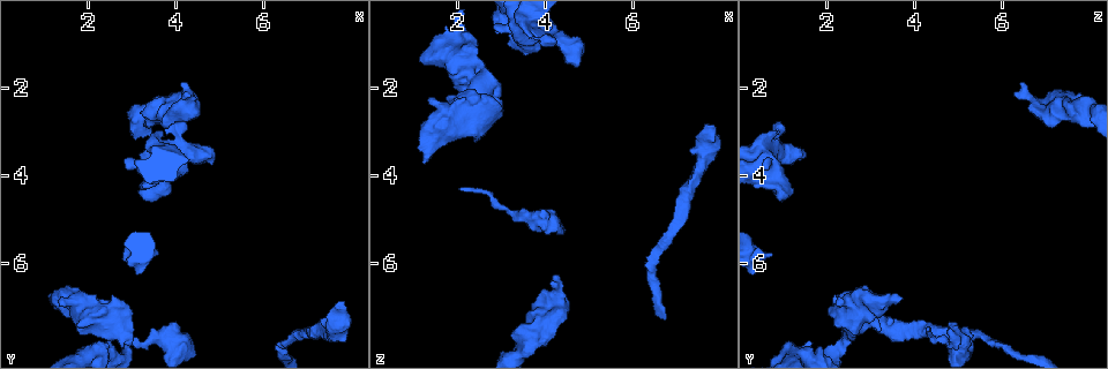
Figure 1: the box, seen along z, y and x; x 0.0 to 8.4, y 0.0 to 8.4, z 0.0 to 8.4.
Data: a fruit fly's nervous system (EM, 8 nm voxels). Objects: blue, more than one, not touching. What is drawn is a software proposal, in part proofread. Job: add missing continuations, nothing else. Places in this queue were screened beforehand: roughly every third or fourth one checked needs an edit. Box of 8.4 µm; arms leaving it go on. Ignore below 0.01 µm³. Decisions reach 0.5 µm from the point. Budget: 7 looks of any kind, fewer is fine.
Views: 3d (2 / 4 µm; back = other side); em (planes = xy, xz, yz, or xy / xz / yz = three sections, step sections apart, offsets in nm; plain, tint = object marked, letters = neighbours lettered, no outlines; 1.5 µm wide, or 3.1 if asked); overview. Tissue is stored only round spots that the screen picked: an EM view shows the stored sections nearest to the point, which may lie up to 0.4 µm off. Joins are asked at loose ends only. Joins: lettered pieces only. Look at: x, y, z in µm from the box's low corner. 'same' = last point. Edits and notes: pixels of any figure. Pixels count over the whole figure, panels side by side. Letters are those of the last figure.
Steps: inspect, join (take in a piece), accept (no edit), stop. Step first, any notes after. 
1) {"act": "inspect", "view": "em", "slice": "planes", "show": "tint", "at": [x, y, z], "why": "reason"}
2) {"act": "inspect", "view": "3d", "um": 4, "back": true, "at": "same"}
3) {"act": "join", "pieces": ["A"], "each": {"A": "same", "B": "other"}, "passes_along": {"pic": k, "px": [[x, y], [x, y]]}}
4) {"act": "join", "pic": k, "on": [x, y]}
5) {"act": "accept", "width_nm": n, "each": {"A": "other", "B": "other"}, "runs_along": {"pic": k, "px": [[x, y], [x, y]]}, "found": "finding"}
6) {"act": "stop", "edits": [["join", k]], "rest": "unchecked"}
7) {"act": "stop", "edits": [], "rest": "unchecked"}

{"act": "inspect", "view": "3d", "um": 4, "at": [7.80, 6.85, 2.80], "why": "free end"}

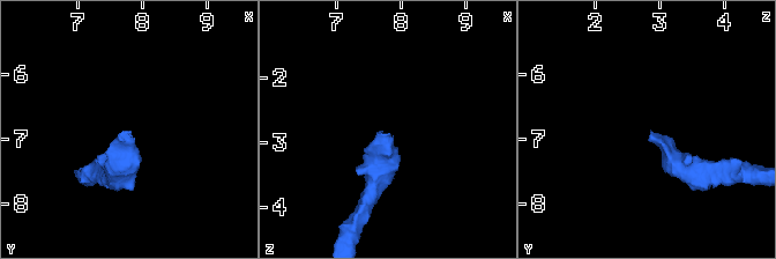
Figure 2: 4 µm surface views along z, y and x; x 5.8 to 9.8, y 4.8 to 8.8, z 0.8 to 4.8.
{"act": "inspect", "view": "em", "slice": "planes", "show": "tint", "at": [7.85, 6.90, 2.85]}

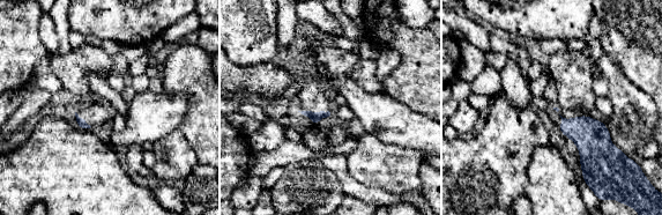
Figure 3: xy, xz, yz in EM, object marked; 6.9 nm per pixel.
{"act": "inspect", "view": "em", "slice": "planes", "show": "letters", "at": "same", "why": "see the neighbours"}

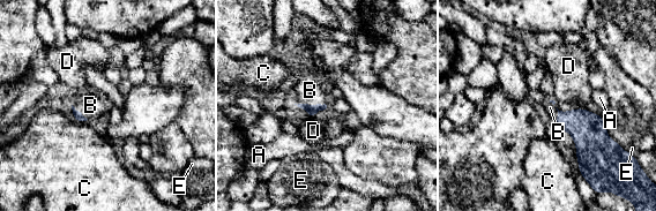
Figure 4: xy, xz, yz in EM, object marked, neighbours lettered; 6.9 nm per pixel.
{"act": "join", "pieces": ["B"], "each": {"A": "other", "B": "same", "C": "other", "D": "other", "E": "other"}, "passes_along": {"pic": 4, "px": [[311, 110], [311, 106], [310, 90]]}, "found": "it goes on there"}

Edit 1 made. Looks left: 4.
{"act": "inspect", "view": "overview"}

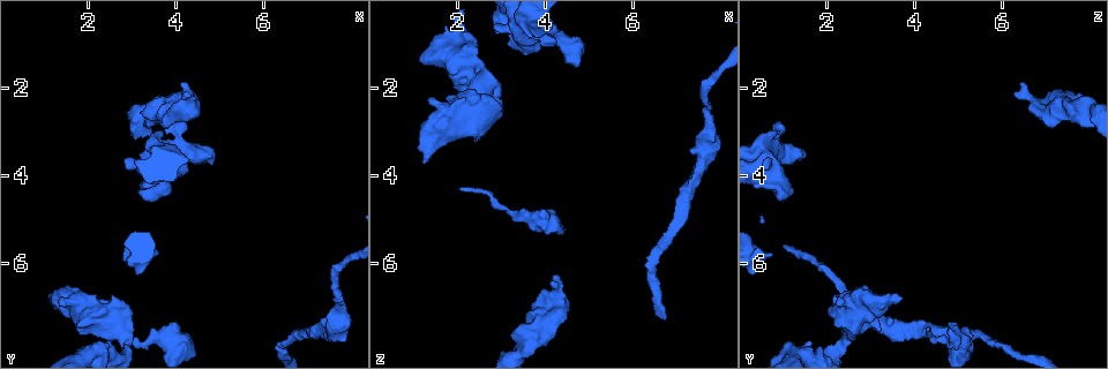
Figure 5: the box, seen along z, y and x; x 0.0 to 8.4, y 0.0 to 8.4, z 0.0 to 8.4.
{"act": "inspect", "view": "3d", "um": 2, "at": [4.10, 1.85, 6.45], "why": "an open end"}

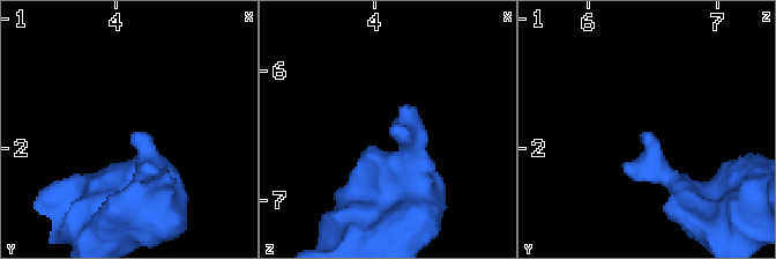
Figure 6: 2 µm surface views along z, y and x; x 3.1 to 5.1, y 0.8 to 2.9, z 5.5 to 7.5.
{"act": "inspect", "view": "em", "slice": "planes", "show": "letters", "at": [4.10, 1.90, 6.46]}

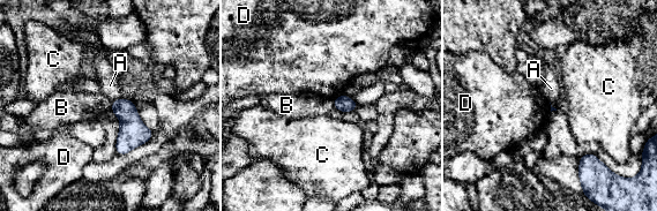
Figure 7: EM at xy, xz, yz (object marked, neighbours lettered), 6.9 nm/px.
{"act": "accept", "each": {"A": "other", "B": "other", "C": "other", "D": "other"}, "border": {"pic": 7, "px": [[112, 102], [110, 110]]}, "found": "no lettered piece goes on from it"}

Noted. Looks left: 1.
{"act": "inspect", "view": "em", "slice": "planes", "show": "letters", "at": [1.30, 6.80, 3.70], "why": "thick end"}

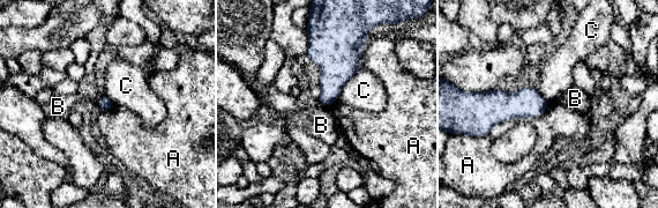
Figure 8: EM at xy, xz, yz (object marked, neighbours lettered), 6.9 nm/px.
{"act": "accept", "longest_contact_nm": ["A", 550], "each": {"A": "other", "B": "other", "C": "other"}, "border": {"pic": 8, "px": [[359, 67], [335, 101]]}, "found": "no lettered piece goes on from it"}

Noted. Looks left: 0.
{"act": "stop", "edits": [["join", 4]], "rest": "unchecked"}

